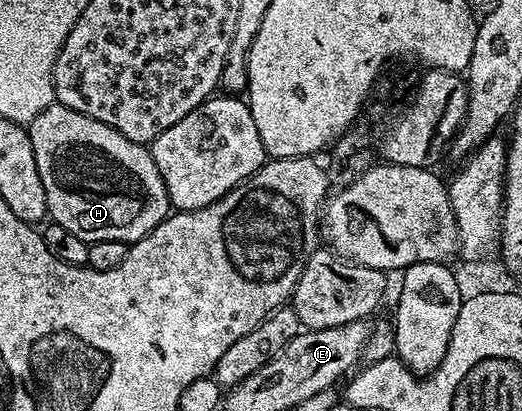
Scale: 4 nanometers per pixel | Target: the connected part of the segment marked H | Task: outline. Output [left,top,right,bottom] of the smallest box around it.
[27,104,171,244]

